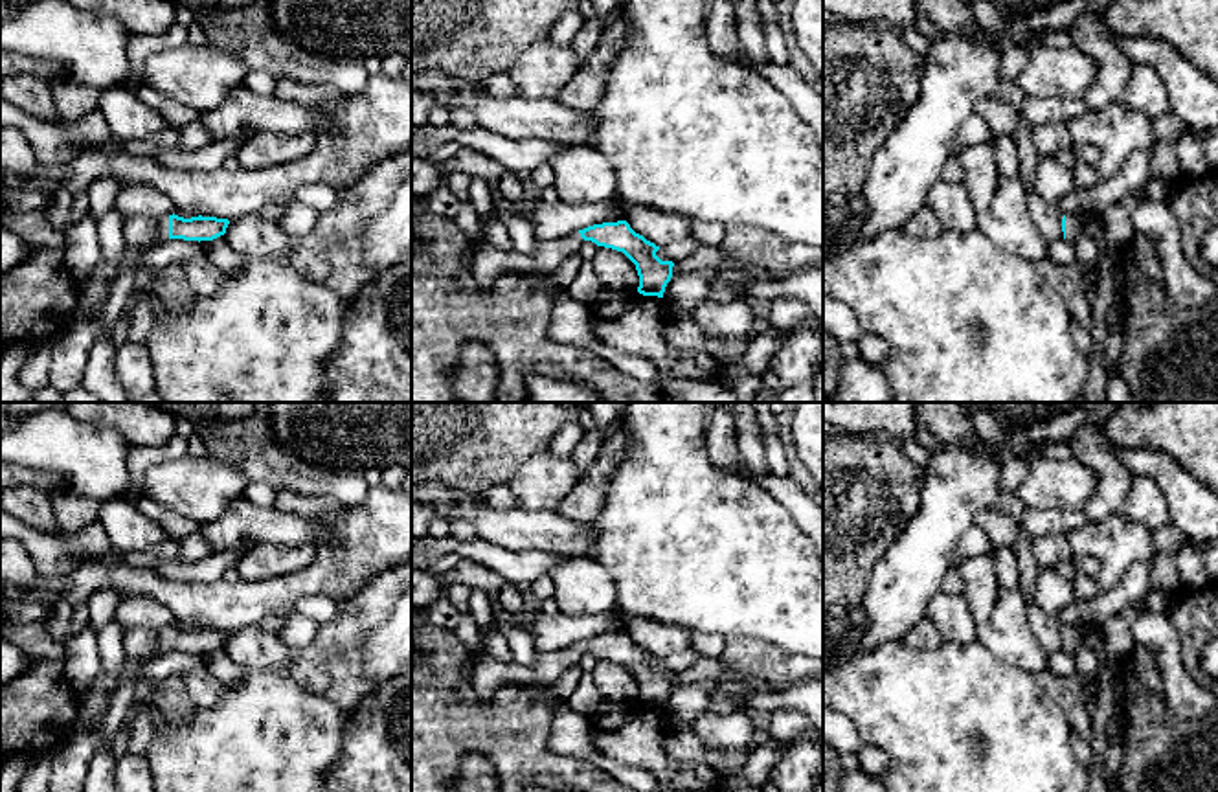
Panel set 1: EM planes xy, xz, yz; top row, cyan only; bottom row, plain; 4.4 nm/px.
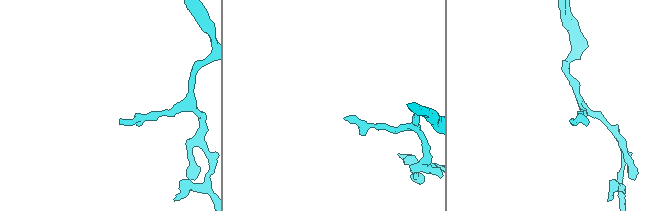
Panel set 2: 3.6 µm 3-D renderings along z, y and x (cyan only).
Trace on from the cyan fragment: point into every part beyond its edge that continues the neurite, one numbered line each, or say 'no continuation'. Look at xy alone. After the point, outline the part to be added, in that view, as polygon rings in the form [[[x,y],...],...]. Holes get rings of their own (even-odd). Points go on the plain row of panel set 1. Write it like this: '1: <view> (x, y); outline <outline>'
1: xy (131, 669); outline [[[169,627],[162,630],[162,634],[160,634],[160,649],[156,651],[154,656],[143,658],[140,662],[127,658],[123,667],[118,673],[103,673],[103,674],[99,674],[97,680],[92,684],[90,691],[112,693],[123,682],[138,678],[147,662],[151,662],[152,658],[162,656],[165,652],[169,652]]]

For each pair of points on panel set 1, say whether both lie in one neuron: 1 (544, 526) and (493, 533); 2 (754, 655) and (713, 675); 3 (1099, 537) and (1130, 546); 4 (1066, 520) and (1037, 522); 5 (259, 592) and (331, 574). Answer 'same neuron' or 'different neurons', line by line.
1: same neuron
2: same neuron
3: same neuron
4: same neuron
5: same neuron

